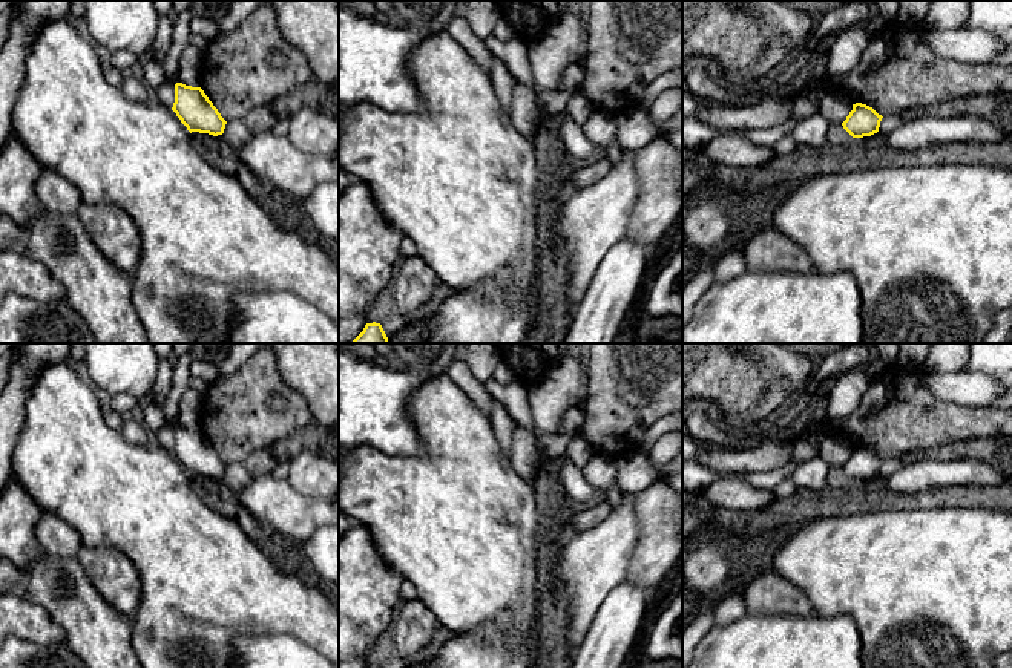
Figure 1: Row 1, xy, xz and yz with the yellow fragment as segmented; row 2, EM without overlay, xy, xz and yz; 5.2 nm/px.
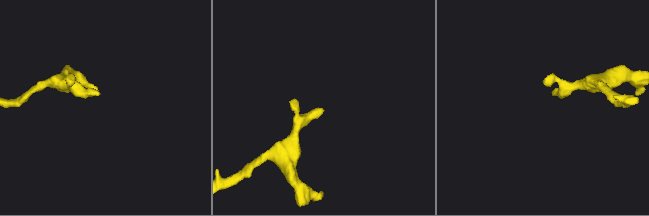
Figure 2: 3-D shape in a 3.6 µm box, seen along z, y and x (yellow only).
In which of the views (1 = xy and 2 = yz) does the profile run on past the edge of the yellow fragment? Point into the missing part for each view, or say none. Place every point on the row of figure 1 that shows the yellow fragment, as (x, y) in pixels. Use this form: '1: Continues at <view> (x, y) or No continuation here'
1: No continuation here
2: No continuation here

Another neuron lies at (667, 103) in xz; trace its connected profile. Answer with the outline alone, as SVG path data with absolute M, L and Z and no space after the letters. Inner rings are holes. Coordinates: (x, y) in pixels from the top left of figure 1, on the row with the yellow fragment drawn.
M669 89L658 95L647 113L653 126L659 129L681 109L682 93L678 89Z

